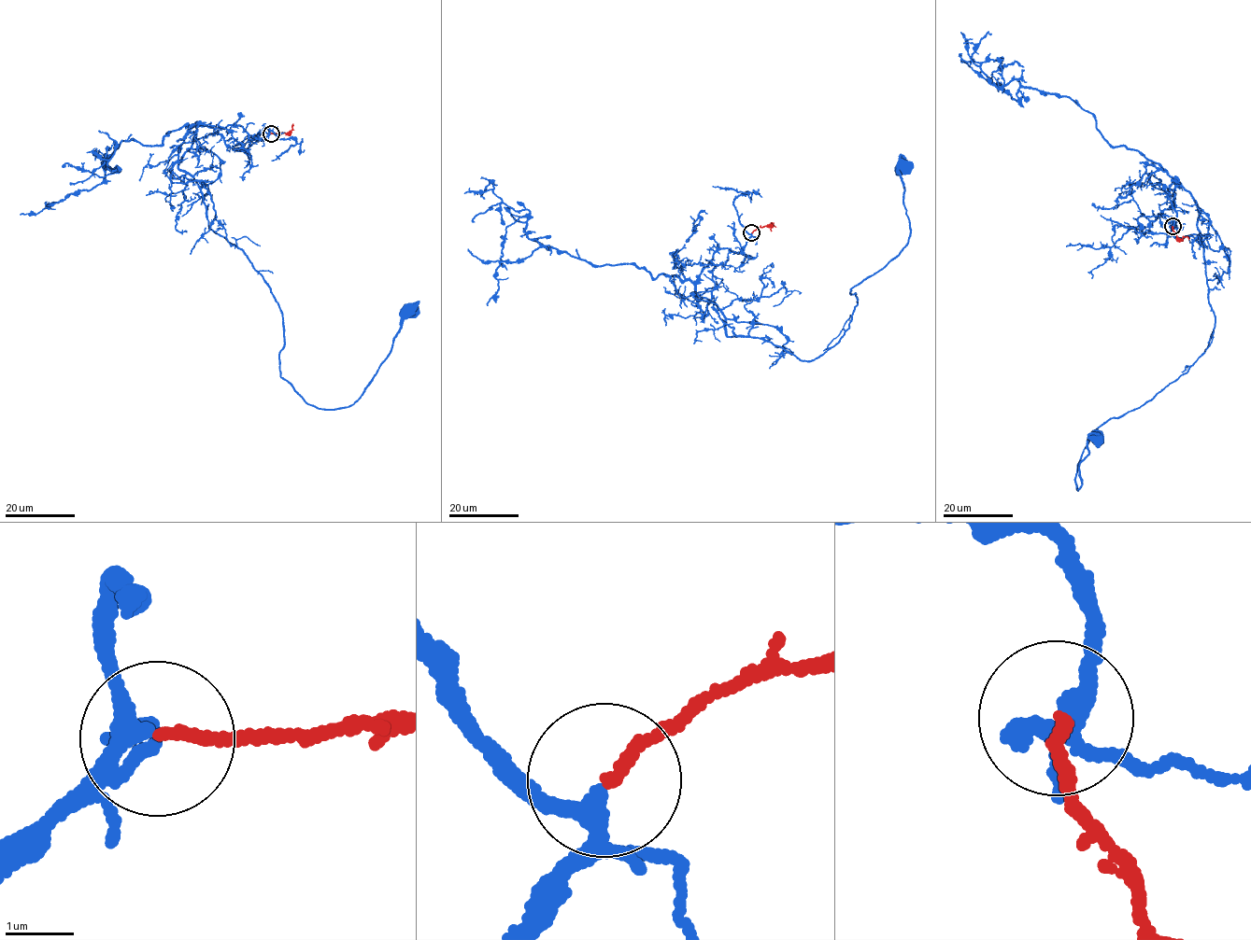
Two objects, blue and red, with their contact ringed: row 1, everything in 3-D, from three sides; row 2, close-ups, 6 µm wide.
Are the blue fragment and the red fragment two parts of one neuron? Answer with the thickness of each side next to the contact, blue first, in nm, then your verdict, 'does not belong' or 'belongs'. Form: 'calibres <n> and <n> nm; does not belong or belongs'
calibres 240 and 160 nm; belongs

